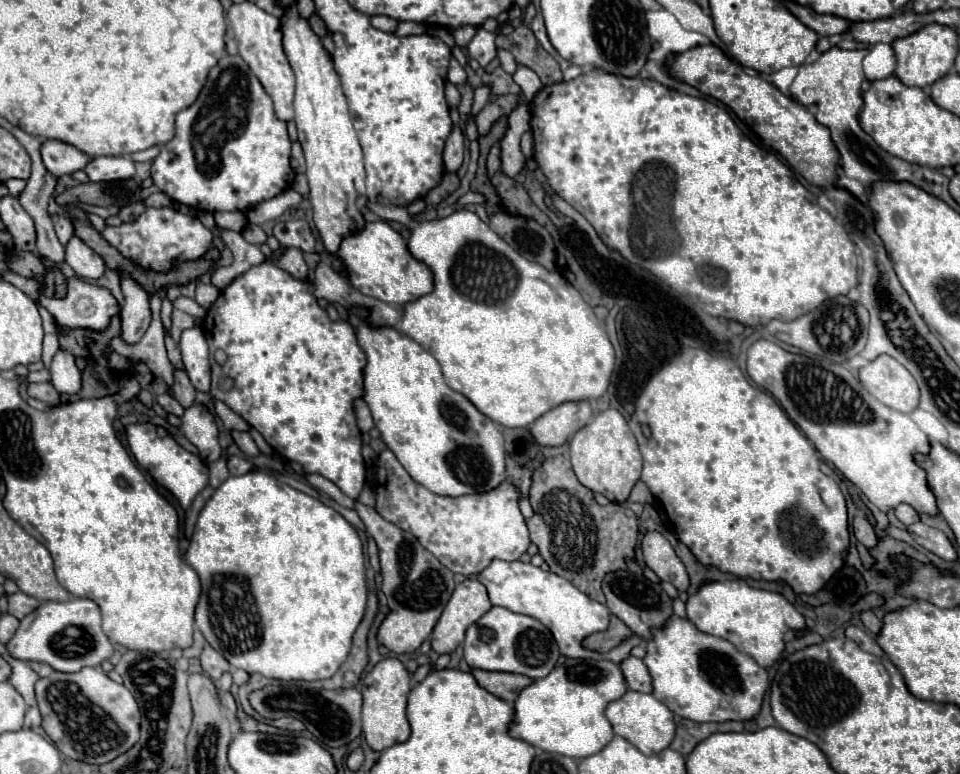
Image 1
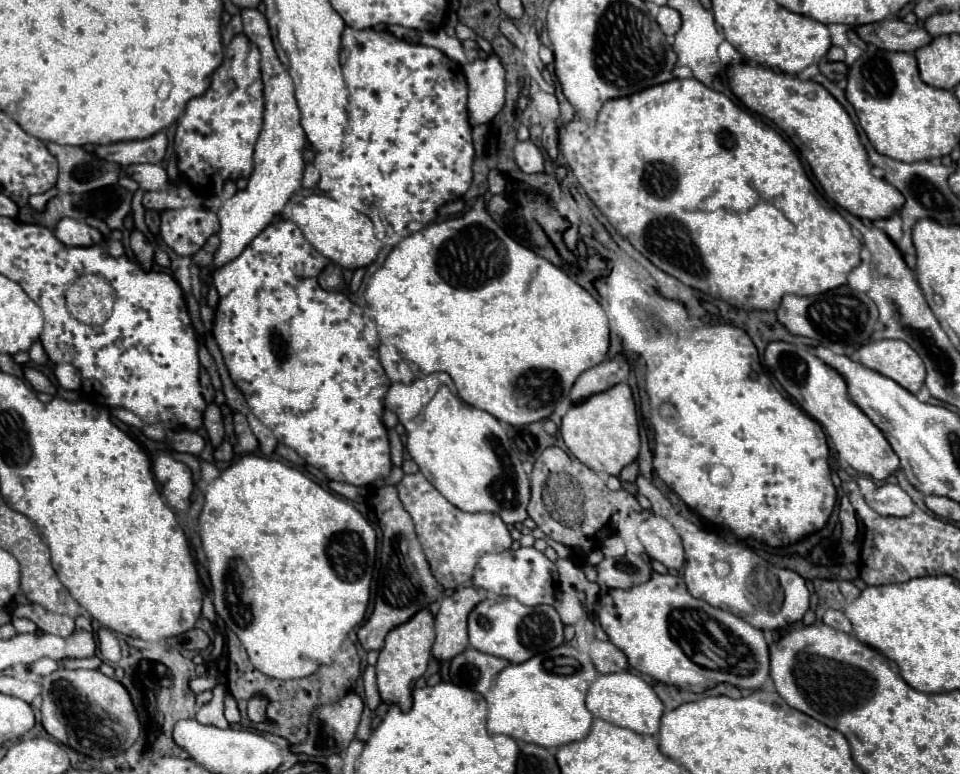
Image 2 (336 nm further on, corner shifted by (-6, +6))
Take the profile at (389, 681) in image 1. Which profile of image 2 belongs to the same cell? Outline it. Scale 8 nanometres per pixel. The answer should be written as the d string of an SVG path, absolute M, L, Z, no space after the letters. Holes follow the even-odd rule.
M423 608L419 610L413 618L409 618L405 624L395 626L387 638L385 638L385 646L379 652L379 660L377 660L377 686L381 692L381 698L387 704L399 704L401 710L409 710L411 708L411 692L415 686L415 680L419 676L425 674L427 670L427 662L431 656L431 646L435 640L435 628L433 628L435 620L433 614Z

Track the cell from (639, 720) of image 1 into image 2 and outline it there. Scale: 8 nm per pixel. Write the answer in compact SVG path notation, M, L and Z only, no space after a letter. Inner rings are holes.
M627 670L625 672L613 672L613 674L599 674L589 684L585 704L587 704L587 710L595 718L601 718L601 720L611 722L615 726L629 728L637 734L651 734L651 736L657 734L659 720L665 712L663 702L655 694L653 686L647 680L643 680L641 676L637 676L633 672L627 672Z

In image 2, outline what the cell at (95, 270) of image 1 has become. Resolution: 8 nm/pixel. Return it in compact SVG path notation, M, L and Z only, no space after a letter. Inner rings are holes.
M61 218L59 224L55 226L55 236L65 246L93 246L103 242L103 236L97 228L77 222L73 218Z

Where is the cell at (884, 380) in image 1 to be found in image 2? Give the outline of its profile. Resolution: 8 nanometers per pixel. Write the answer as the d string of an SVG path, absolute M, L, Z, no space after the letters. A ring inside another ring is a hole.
M903 340L869 342L859 348L859 362L893 378L913 394L917 394L925 382L925 364L921 356Z

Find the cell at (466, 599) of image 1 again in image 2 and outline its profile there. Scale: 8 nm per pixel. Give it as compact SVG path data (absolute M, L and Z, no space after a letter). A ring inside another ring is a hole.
M467 586L441 600L441 608L435 616L435 644L433 656L437 660L451 660L467 648L467 616L485 600L485 590Z

